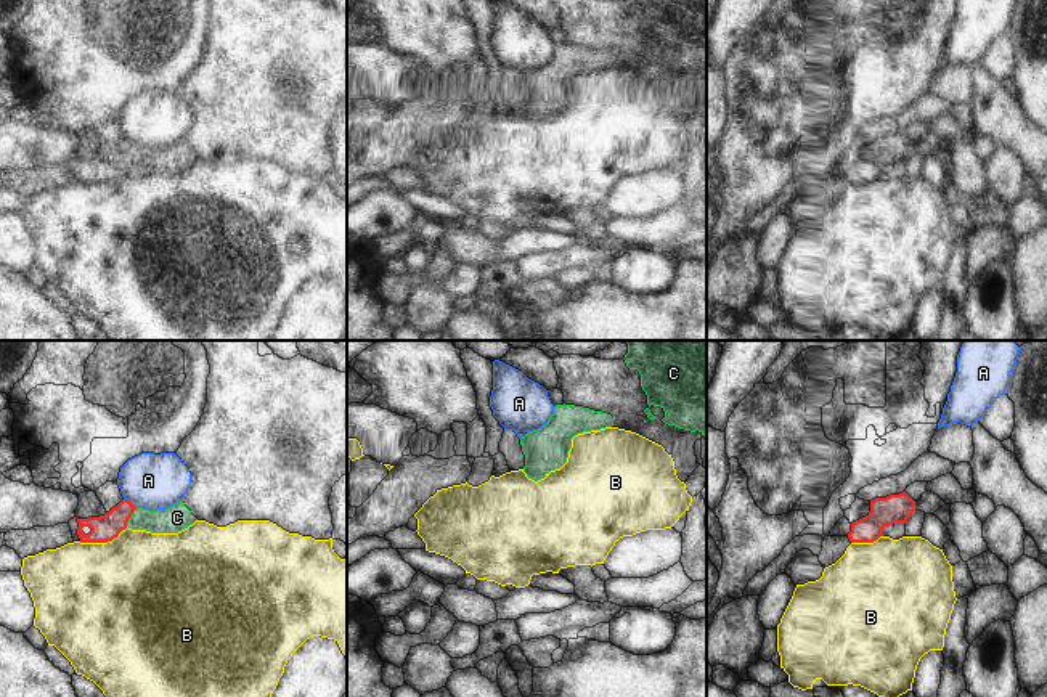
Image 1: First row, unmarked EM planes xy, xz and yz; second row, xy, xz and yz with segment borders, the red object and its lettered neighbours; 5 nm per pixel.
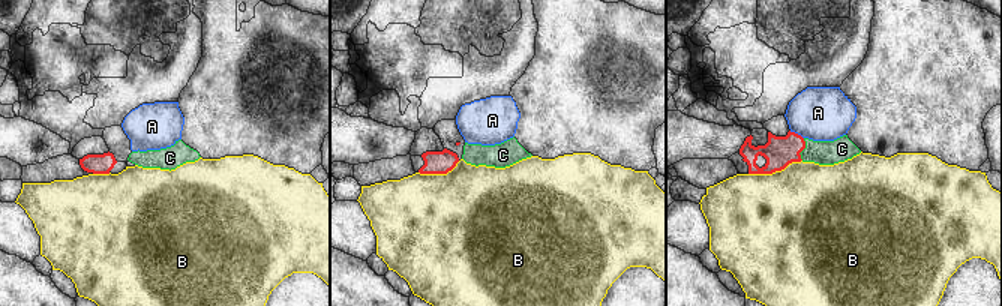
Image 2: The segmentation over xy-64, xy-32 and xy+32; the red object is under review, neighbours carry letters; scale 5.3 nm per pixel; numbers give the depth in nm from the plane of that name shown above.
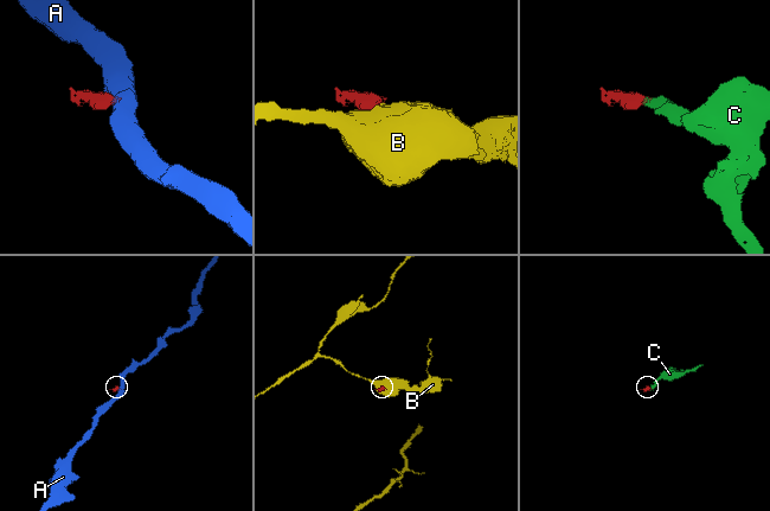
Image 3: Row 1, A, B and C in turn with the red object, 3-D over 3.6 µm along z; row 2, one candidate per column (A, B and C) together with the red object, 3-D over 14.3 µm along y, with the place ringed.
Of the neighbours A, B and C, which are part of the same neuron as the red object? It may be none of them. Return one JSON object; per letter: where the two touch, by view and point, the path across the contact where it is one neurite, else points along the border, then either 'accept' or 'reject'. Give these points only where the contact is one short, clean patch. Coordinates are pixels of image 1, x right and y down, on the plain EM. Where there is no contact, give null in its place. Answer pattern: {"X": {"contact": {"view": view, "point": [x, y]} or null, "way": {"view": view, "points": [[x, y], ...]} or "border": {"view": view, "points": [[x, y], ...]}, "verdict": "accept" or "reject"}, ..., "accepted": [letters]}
{"A": {"contact": {"view": "xy", "point": [130, 143]}, "border": {"view": "xy", "points": [[124, 137], [135, 148]]}, "verdict": "reject"}, "B": {"contact": {"view": "xy", "point": [103, 182]}, "border": {"view": "xy", "points": [[127, 167], [106, 182], [79, 182]]}, "verdict": "reject"}, "C": {"contact": {"view": "xy", "point": [130, 156]}, "way": {"view": "xy", "points": [[106, 167], [122, 156], [130, 156], [138, 159], [177, 158]]}, "verdict": "accept"}, "accepted": ["C"]}

